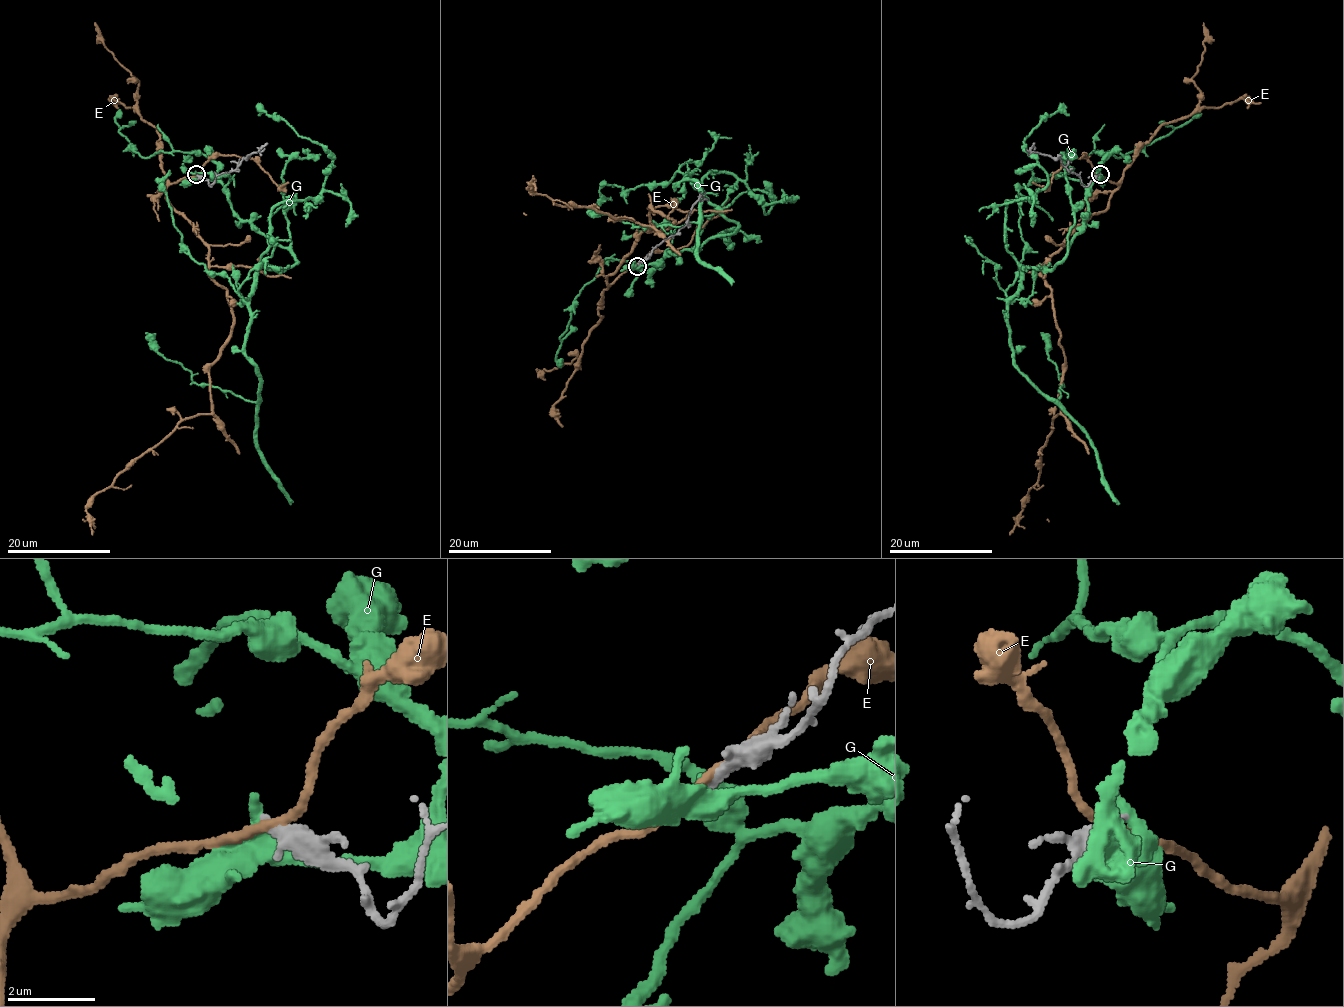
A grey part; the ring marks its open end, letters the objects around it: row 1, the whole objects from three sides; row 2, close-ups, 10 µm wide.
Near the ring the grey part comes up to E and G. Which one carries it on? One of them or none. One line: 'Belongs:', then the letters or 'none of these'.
Belongs: none of these

